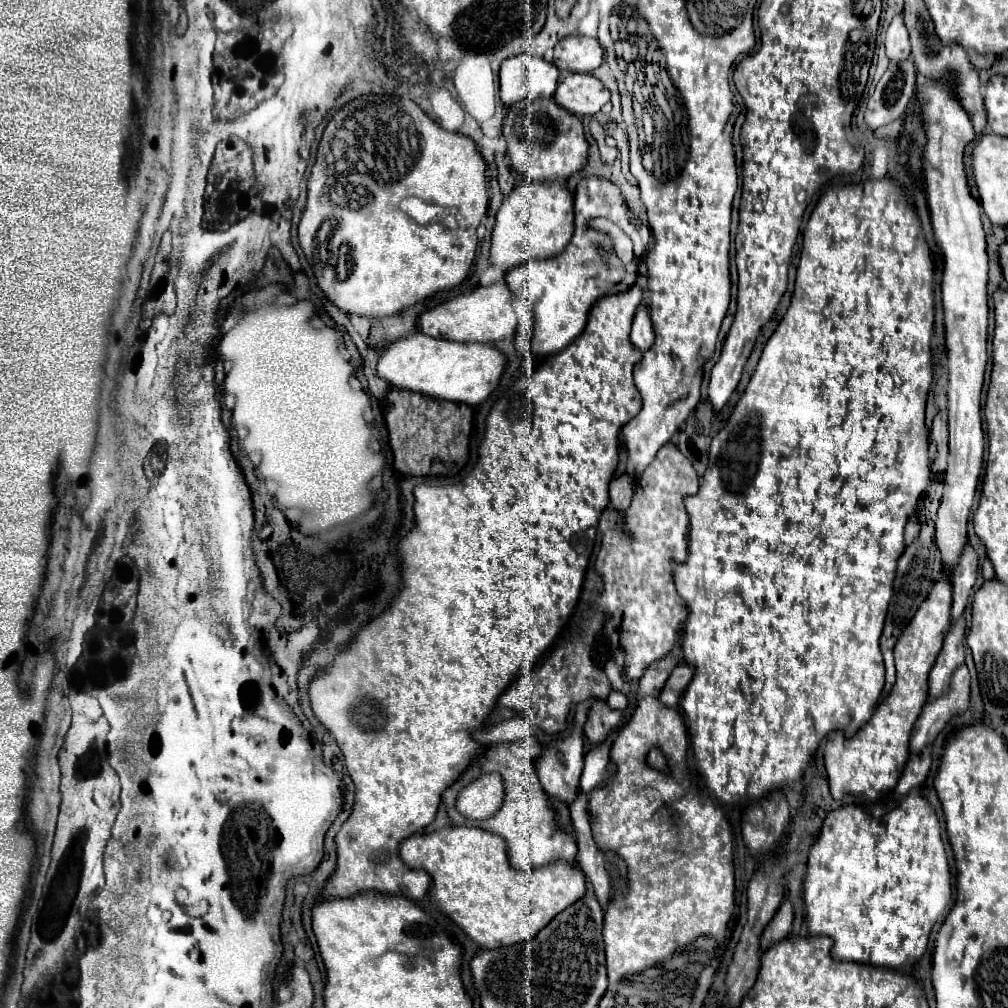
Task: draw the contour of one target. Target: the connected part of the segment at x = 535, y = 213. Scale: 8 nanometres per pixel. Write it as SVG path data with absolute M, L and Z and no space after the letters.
M566 180L522 182L516 186L498 210L492 232L492 266L510 270L532 258L550 258L564 250L574 232L574 196Z

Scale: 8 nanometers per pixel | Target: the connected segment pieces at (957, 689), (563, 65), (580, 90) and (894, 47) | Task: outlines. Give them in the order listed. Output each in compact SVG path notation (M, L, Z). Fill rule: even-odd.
M962 664L958 666L958 670L954 670L948 684L948 692L924 704L912 732L910 752L918 752L926 744L934 742L934 738L942 732L950 718L962 714L968 708L968 702L970 702L970 674L966 664Z
M566 36L554 46L554 64L562 72L592 72L604 60L604 50L596 38Z
M568 74L558 84L554 100L576 116L588 116L610 102L610 90L592 74Z
M902 14L894 16L894 20L888 26L886 32L886 54L890 60L902 62L910 58L910 40L908 40L908 32L902 20Z

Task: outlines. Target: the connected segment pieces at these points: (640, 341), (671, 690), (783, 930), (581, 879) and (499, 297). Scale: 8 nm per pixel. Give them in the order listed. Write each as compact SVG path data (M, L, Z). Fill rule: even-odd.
M640 304L636 318L632 322L632 332L630 332L630 342L634 348L638 348L640 352L646 352L652 348L654 342L654 328L652 328L652 320L648 316L648 310L644 304Z
M686 662L678 664L676 670L670 674L668 682L664 684L664 690L660 692L660 700L664 704L676 704L676 702L680 702L684 690L688 688L688 682L692 680L692 674L694 674L694 670L692 670L690 664L686 664Z
M784 900L780 910L776 912L776 916L772 918L772 922L766 926L764 934L762 934L762 950L770 948L772 944L780 942L782 938L786 938L790 934L792 928L792 920L794 920L794 908L790 900Z
M448 826L432 834L414 834L400 842L400 858L406 866L422 868L432 876L430 900L482 948L502 948L534 938L556 914L586 894L588 882L582 870L576 870L564 860L550 862L548 866L530 872L518 872L510 866L506 842L500 836L468 826Z
M490 284L476 288L470 294L460 294L418 318L420 330L432 338L446 338L456 342L498 342L514 338L518 314L514 310L514 296L506 284Z

